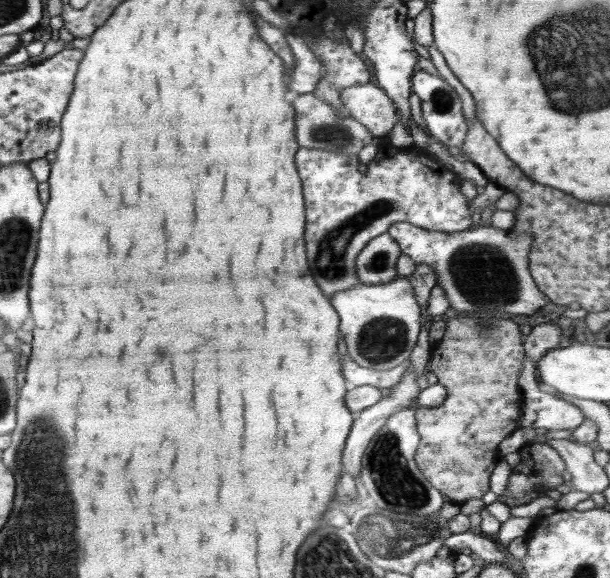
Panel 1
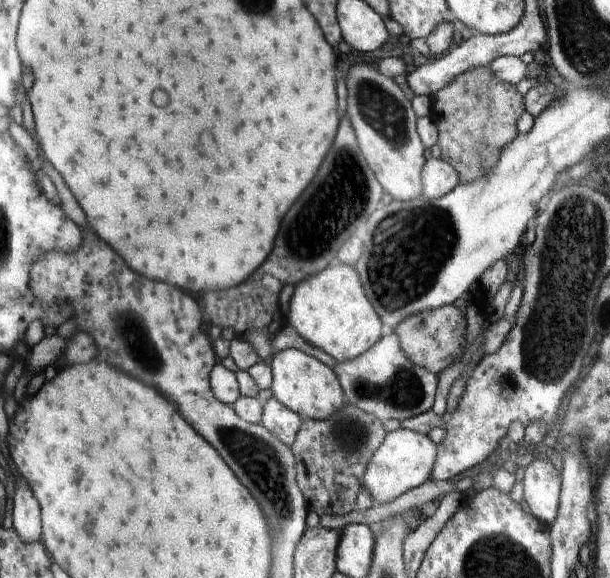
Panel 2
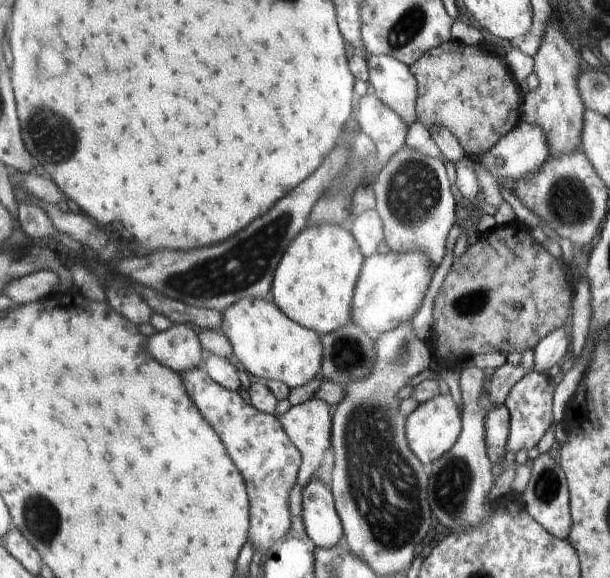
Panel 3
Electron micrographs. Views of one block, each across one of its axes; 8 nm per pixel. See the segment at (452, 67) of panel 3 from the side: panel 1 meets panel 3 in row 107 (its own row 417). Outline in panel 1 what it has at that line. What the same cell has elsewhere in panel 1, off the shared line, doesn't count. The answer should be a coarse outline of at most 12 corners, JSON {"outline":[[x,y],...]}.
{"outline":[[512,319],[447,320],[414,461],[447,500],[488,492],[521,428]]}

